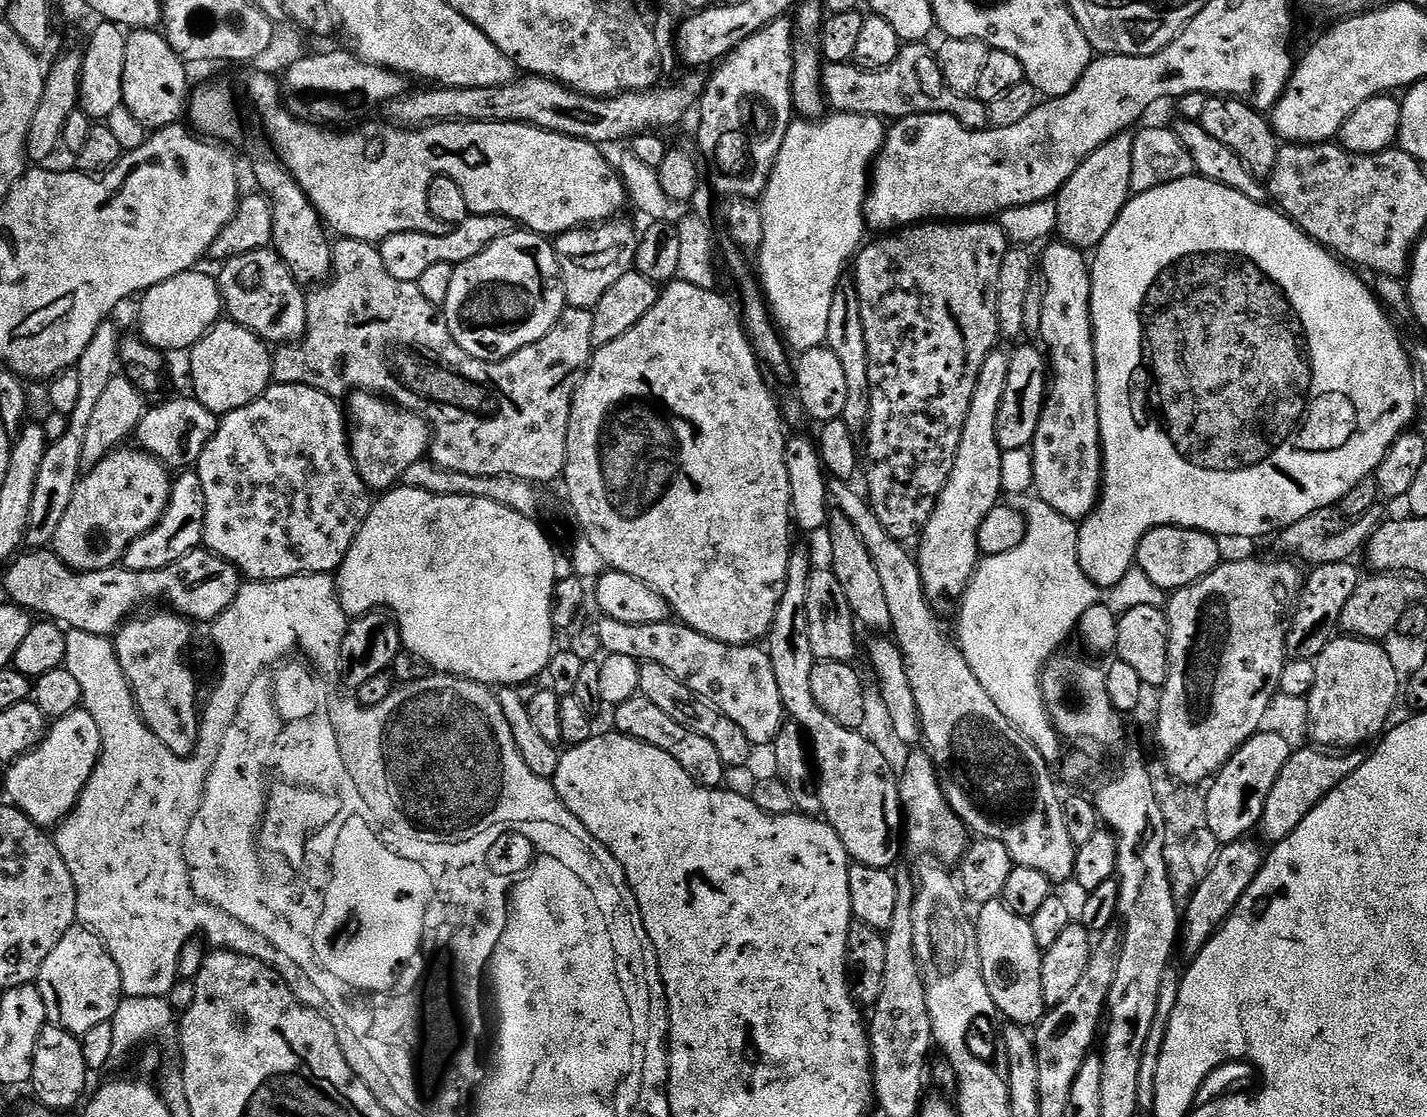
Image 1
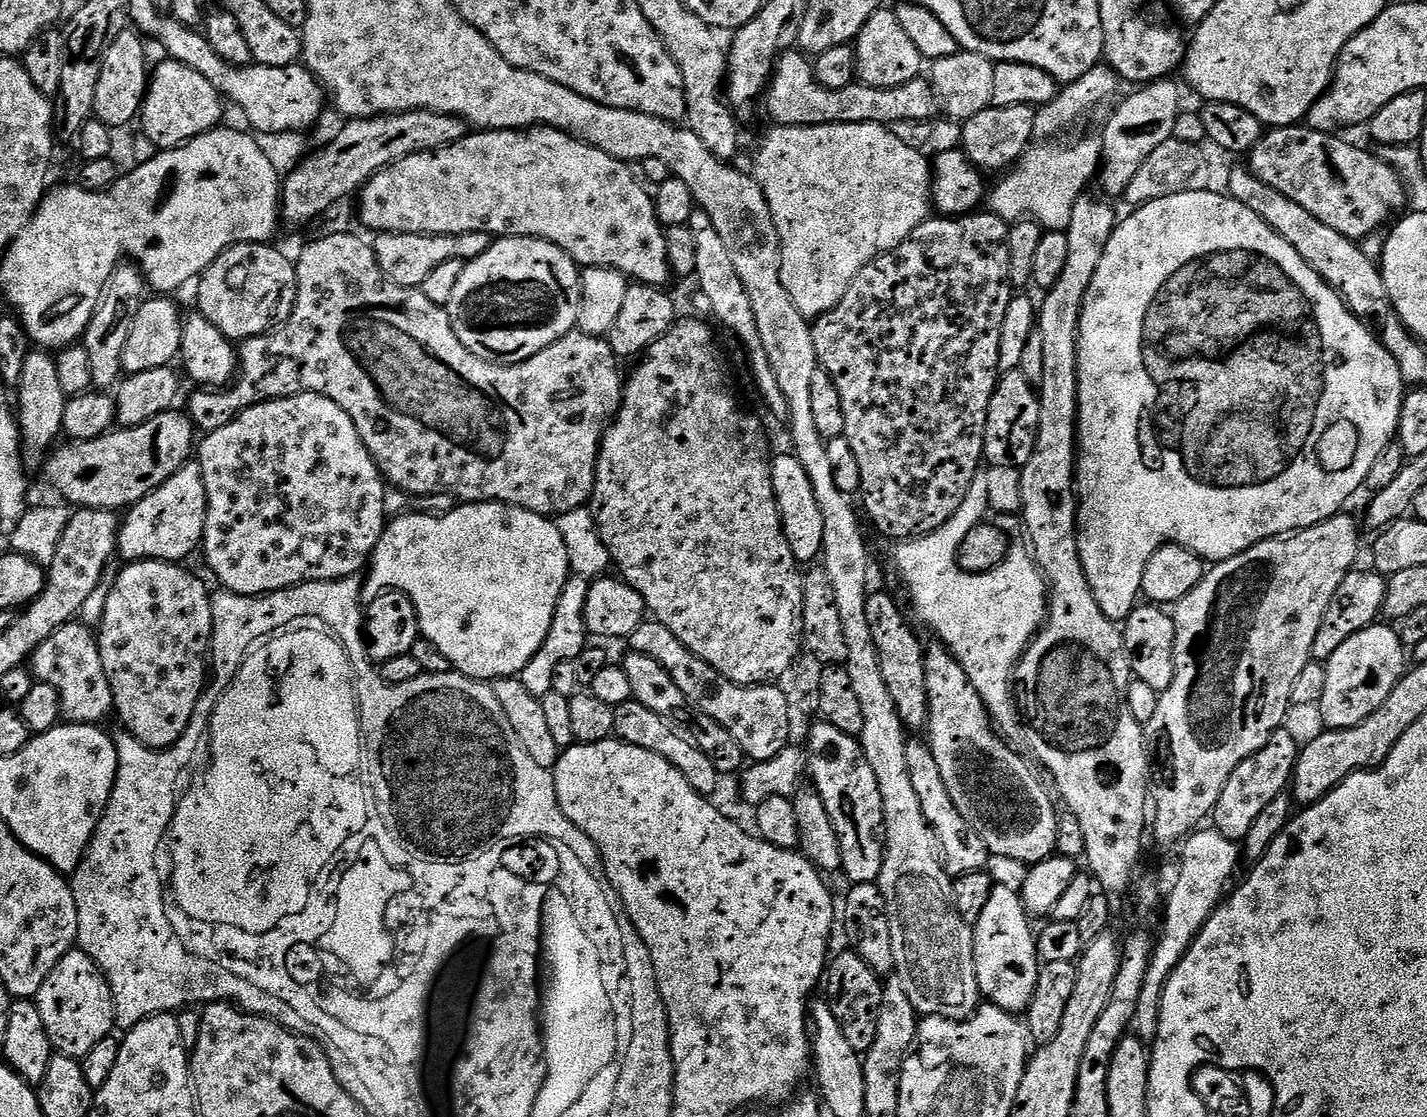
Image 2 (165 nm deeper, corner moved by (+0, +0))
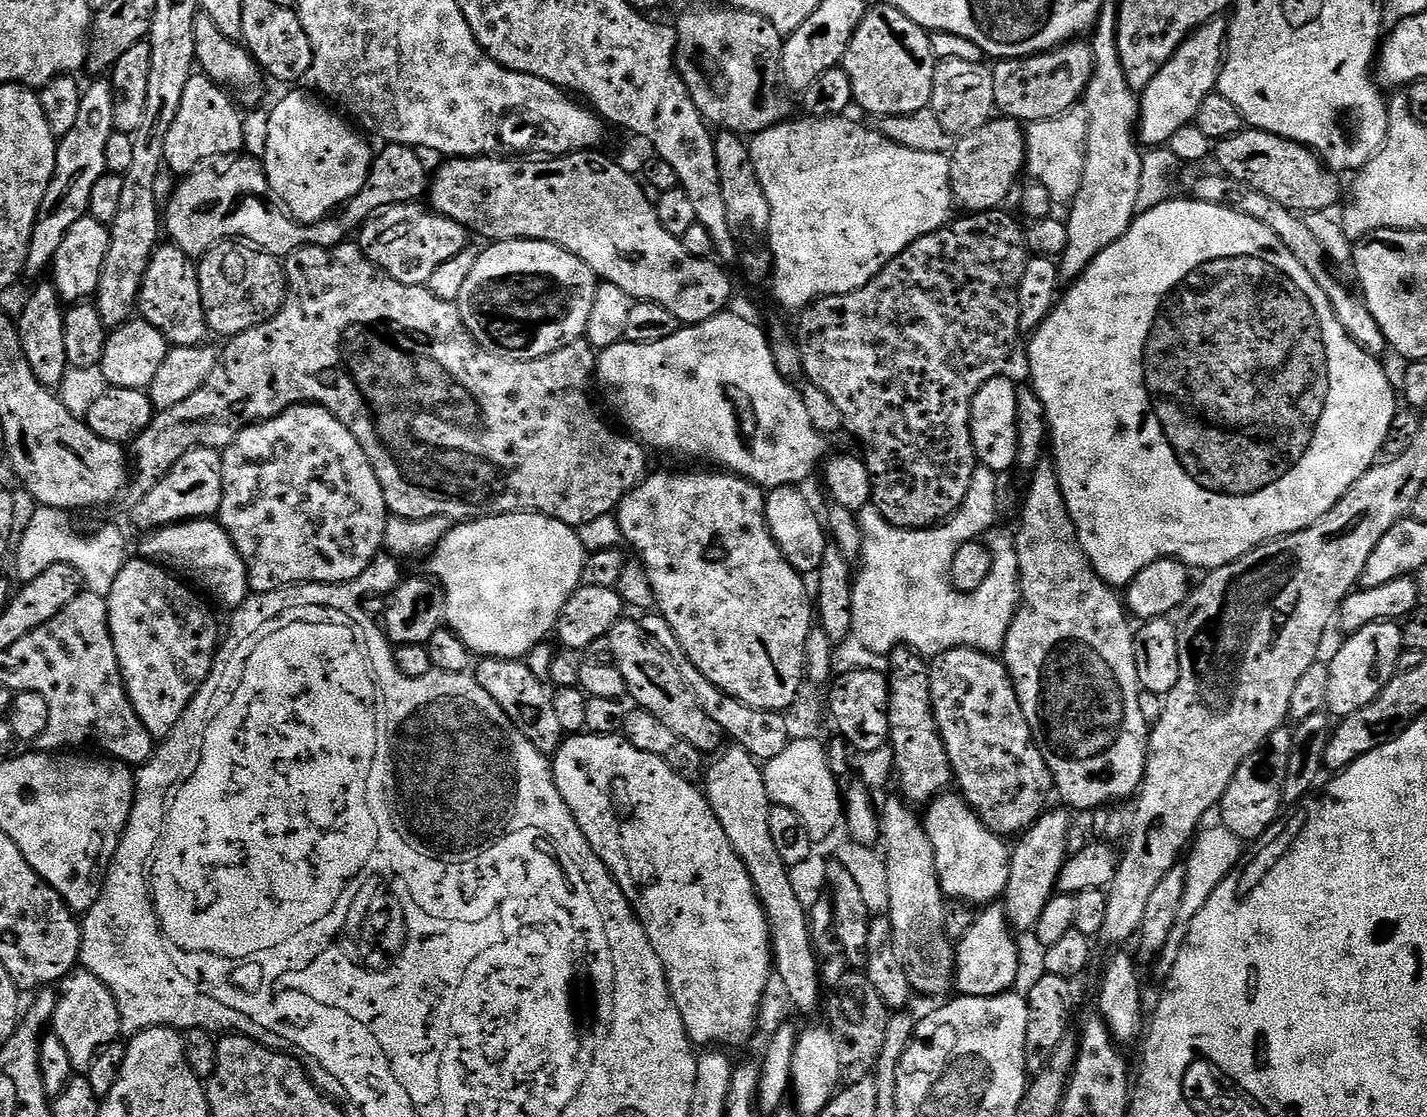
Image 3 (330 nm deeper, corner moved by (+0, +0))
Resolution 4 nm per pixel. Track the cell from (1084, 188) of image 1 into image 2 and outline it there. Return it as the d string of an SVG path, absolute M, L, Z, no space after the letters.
M1175 79L1155 80L1152 84L1137 87L1133 96L1128 96L1112 112L1108 125L1102 131L1104 158L1098 173L1103 195L1108 198L1123 197L1134 174L1138 174L1142 162L1162 146L1162 142L1177 135L1176 123L1180 120L1180 88Z

